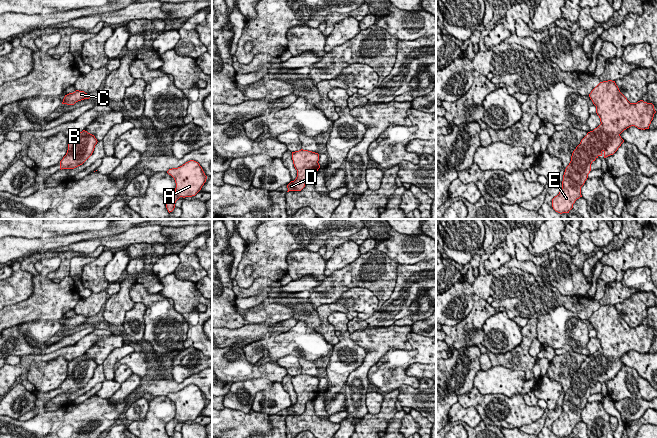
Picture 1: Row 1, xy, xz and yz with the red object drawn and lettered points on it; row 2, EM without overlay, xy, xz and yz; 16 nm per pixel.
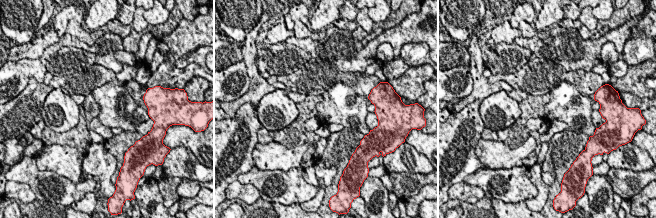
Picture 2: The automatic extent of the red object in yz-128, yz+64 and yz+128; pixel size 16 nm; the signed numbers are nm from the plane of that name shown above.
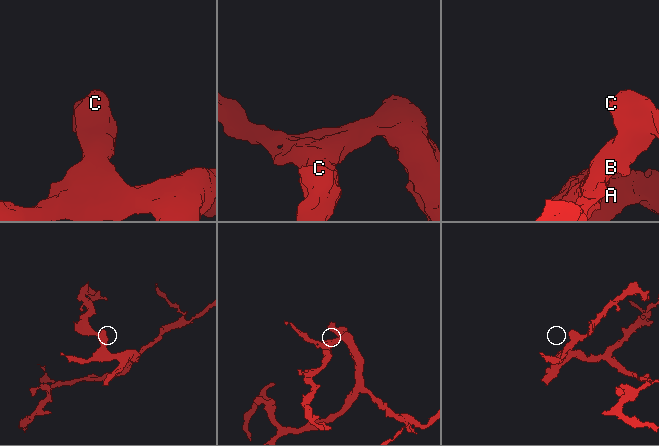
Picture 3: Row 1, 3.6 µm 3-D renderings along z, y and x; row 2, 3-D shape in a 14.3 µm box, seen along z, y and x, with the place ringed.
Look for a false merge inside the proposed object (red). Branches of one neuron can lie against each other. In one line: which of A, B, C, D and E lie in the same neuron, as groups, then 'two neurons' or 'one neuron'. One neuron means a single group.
groups A B C D E; one neuron

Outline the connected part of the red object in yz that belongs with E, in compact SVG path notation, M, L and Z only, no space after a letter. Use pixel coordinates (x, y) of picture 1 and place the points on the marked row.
M612 80L600 82L591 91L589 97L596 106L596 113L600 118L601 124L593 131L588 132L572 153L571 161L563 175L562 189L552 199L553 209L560 214L569 213L575 201L582 197L581 187L588 178L592 162L599 156L603 155L606 158L613 155L624 142L620 134L627 128L635 126L641 130L649 129L654 114L656 113L652 103L647 103L643 100L637 103L630 103L620 92L615 81Z

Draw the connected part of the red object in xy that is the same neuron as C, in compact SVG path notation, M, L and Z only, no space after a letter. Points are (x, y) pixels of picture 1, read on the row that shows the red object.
M76 90L73 93L65 95L62 104L74 105L78 101L89 98L90 98L89 94L85 93L84 91Z

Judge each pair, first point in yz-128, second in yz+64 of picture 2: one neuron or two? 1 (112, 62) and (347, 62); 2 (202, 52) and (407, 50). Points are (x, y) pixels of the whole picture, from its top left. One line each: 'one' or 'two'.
1: one
2: one

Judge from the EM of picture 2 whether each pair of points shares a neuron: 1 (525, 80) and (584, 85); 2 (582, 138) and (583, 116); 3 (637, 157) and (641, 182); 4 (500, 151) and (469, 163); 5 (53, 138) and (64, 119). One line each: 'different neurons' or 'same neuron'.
1: same neuron
2: different neurons
3: different neurons
4: different neurons
5: different neurons

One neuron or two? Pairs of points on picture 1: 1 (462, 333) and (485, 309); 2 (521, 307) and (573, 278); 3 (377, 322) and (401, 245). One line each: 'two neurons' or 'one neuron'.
1: one neuron
2: two neurons
3: two neurons

